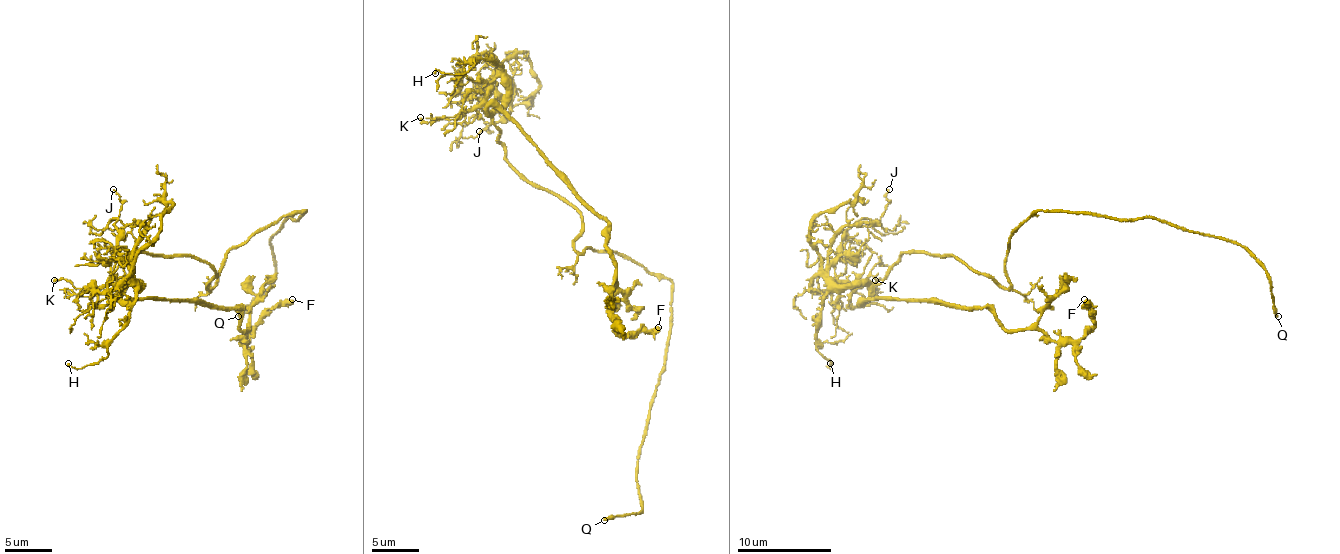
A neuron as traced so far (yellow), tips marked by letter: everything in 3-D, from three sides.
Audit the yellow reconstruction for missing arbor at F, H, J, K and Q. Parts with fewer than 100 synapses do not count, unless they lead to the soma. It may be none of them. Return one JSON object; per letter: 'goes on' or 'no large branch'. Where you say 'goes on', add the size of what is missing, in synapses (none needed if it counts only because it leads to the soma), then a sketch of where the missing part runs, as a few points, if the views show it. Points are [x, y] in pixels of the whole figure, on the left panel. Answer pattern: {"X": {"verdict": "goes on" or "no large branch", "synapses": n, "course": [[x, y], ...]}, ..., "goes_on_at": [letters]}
{"F": {"verdict": "no large branch"}, "H": {"verdict": "no large branch"}, "J": {"verdict": "no large branch"}, "K": {"verdict": "no large branch"}, "Q": {"verdict": "goes on", "course": [[238, 316], [193, 346]]}, "goes_on_at": ["Q"]}

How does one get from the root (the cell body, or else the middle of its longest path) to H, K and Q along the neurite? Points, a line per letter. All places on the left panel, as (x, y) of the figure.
H: (207, 264), (195, 257), (139, 252), (127, 280), (139, 288), (127, 325), (99, 363), (82, 368), (68, 363)
K: (207, 264), (195, 257), (139, 252), (127, 280), (139, 285), (75, 288), (63, 278), (54, 280)
Q: (207, 264), (214, 271), (207, 283), (212, 288), (233, 247), (304, 210), (271, 238), (275, 276), (238, 316)

